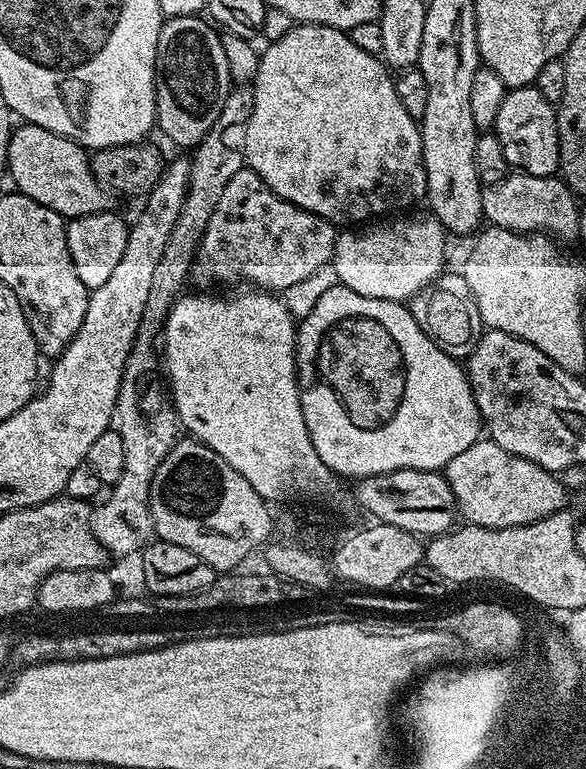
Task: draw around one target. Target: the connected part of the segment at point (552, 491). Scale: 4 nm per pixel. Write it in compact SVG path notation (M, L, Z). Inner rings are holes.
M491 438L475 440L468 449L462 450L462 454L450 458L450 462L442 469L442 475L448 479L448 485L456 499L457 513L474 526L483 528L526 526L546 518L552 512L557 512L566 504L564 488L560 485L561 477L557 473L548 472L526 458L518 458L518 454L510 454L510 450L502 450L502 446L498 446Z

